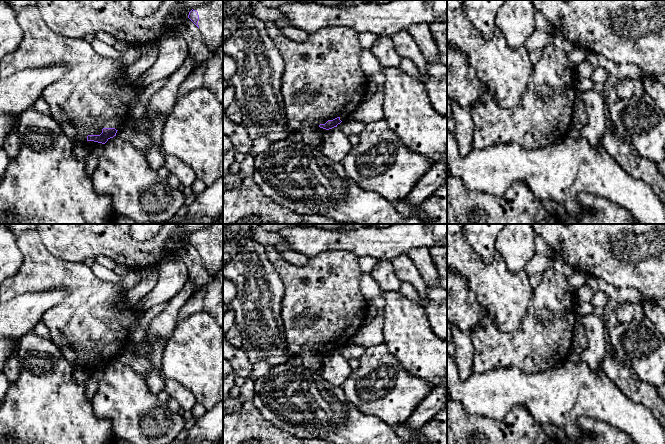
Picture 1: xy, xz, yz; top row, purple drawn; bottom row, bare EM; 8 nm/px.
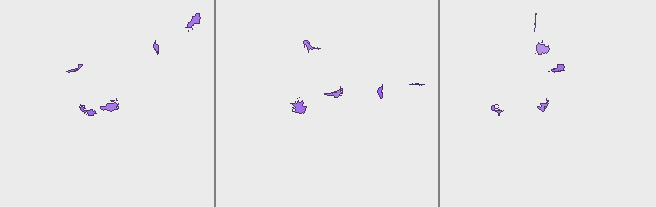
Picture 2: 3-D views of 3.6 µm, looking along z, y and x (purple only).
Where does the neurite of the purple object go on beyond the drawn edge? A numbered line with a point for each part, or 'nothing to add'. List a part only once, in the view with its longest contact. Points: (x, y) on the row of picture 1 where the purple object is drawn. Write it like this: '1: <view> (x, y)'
1: xy (94, 93)

